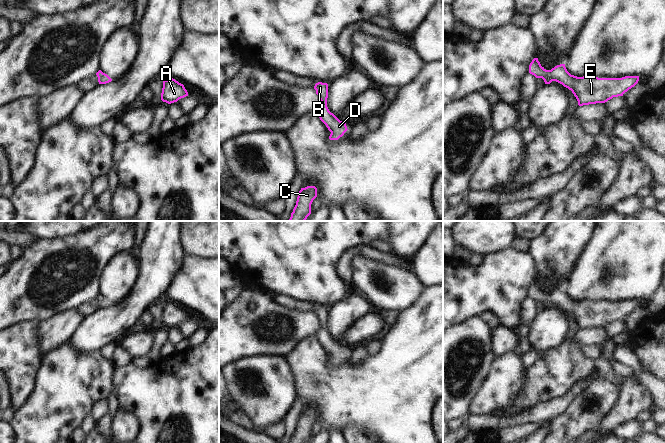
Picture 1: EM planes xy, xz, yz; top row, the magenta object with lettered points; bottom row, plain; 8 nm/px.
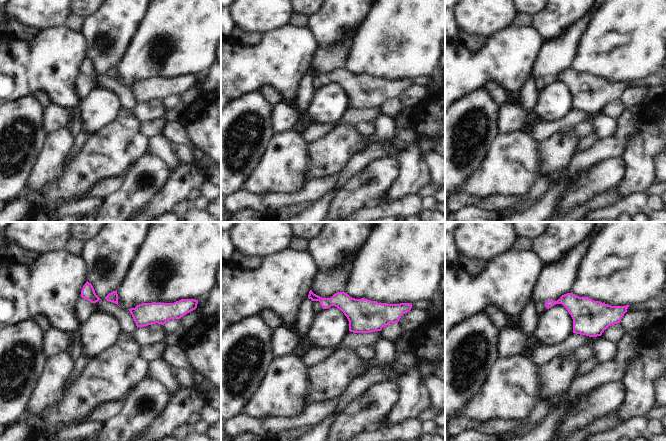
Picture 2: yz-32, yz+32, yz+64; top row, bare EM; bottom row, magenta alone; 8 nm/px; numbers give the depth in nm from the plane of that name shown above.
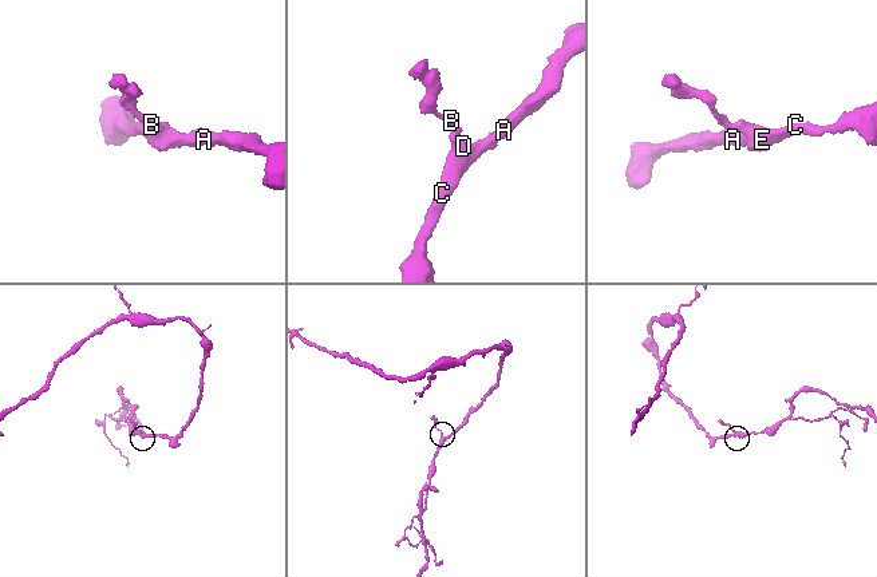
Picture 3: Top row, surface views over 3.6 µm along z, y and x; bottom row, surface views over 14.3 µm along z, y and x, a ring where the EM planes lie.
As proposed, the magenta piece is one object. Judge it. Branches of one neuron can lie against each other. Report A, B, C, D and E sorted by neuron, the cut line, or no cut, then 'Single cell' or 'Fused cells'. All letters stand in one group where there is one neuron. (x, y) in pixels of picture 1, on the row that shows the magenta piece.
Groups: A B C D E. No split. Single cell.

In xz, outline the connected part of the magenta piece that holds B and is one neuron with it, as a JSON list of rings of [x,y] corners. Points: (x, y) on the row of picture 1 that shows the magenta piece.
[[[318,82],[315,84],[314,89],[321,101],[321,104],[316,110],[316,114],[331,132],[329,139],[338,140],[348,129],[346,123],[340,121],[327,107],[328,84]]]

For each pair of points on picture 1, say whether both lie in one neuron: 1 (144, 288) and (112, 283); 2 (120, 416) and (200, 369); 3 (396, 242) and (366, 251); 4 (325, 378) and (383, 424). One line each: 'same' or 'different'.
1: different
2: different
3: different
4: same

